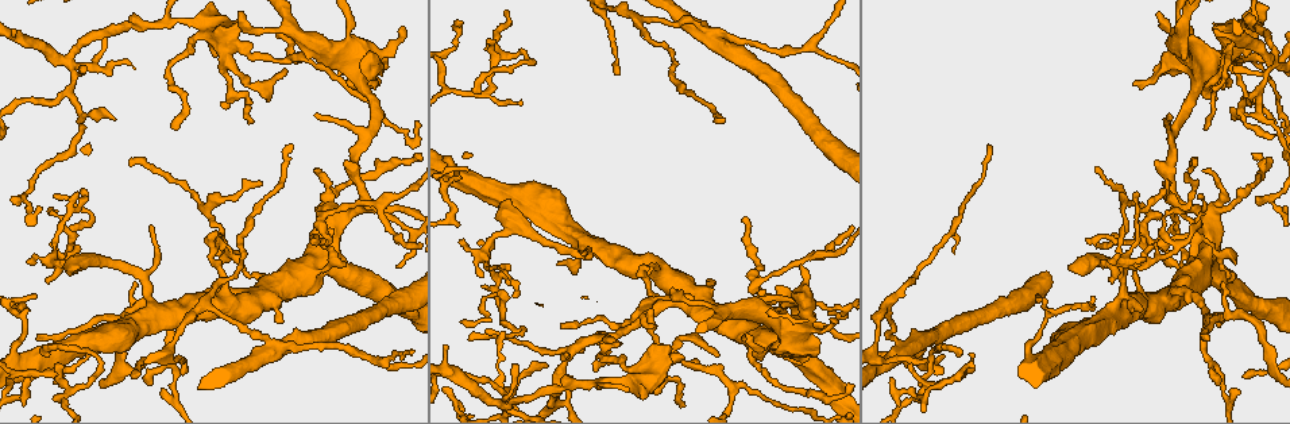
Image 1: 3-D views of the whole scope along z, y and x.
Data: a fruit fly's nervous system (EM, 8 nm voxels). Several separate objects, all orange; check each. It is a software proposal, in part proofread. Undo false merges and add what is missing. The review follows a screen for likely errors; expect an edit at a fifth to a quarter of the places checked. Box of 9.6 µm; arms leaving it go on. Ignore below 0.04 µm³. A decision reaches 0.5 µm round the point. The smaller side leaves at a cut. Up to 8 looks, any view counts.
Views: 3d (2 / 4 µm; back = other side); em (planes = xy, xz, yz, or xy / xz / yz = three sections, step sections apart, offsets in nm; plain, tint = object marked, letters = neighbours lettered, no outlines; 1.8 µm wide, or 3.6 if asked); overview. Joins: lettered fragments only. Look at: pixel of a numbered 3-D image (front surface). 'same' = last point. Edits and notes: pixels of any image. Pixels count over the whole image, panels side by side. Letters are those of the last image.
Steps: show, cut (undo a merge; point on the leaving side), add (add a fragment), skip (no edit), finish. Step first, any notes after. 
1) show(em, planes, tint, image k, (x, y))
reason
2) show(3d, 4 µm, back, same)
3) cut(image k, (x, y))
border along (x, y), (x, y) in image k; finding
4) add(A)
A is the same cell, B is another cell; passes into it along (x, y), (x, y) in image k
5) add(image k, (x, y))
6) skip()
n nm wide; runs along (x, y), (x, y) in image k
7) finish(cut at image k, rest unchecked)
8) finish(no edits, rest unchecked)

show(3d, 4 µm, image 1, (653, 327))
abrupt turn

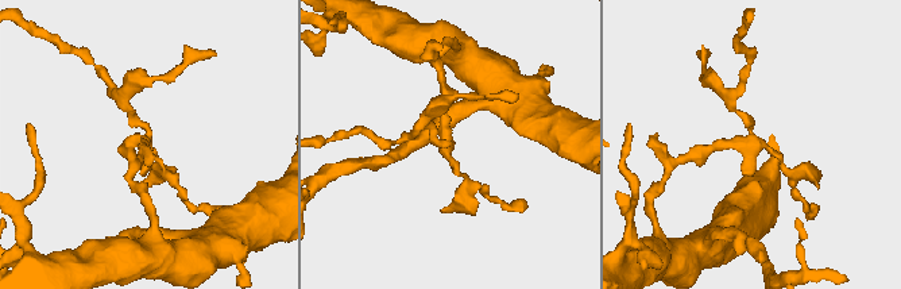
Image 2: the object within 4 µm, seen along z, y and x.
show(em, yz, step 16, tint, image 2, (750, 126))

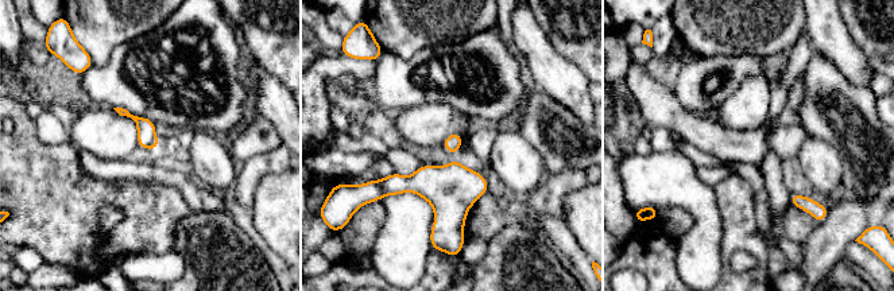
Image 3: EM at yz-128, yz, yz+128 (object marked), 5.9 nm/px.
show(em, planes, letters, same)
cut it another way

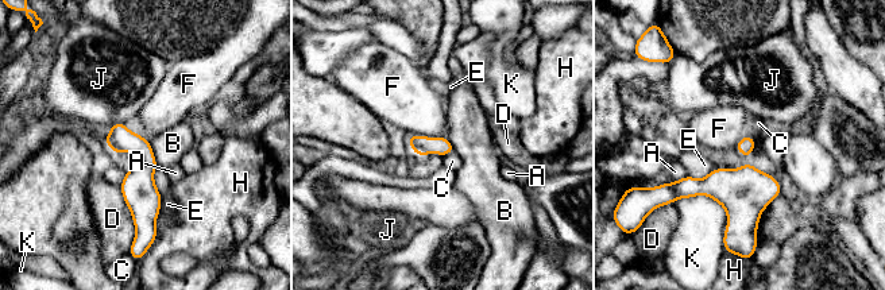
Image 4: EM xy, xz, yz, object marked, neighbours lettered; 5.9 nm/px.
skip()
K touches over 380 nm; A, B, C, D, E, F, H, J and K are other cells; runs along (118, 126), (147, 157), (147, 228) in image 4; all the same neuron

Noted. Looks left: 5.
show(3d, 2 µm, image 1, (684, 360))
thick turns thin

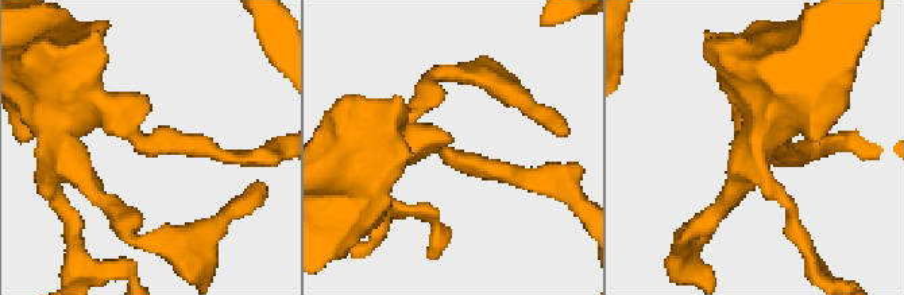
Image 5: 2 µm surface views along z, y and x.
show(em, planes, tint, image 5, (445, 156))
shape alone is not enough

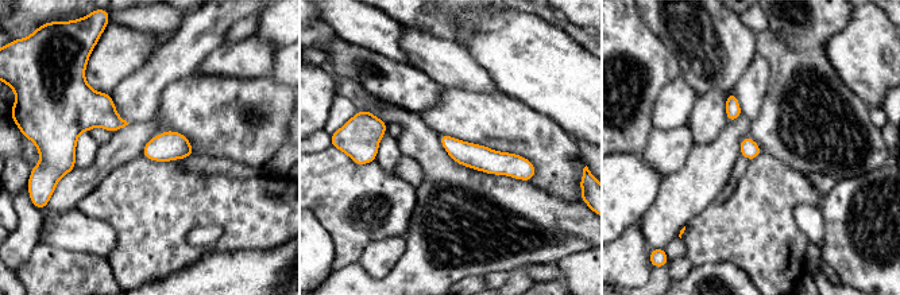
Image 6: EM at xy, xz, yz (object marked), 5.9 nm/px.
show(em, planes, letters, same)

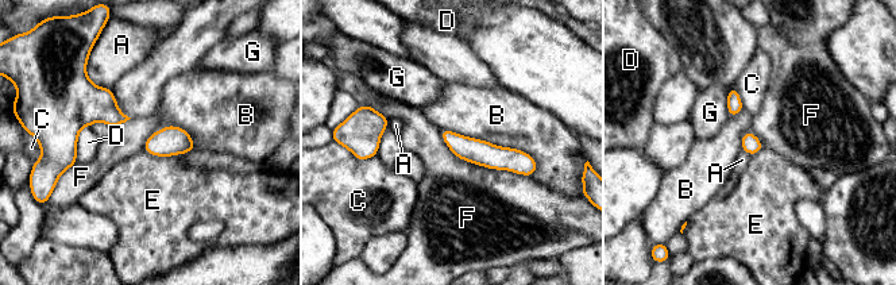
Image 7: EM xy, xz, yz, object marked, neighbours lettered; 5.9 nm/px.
skip()
A, B, C, D, E, F and G are other cells; runs along (444, 133), (463, 147), (530, 165) in image 7; continuous, no second neuron

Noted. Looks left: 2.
show(em, xz, step 8, tint, image 1, (114, 121))
branch stops here

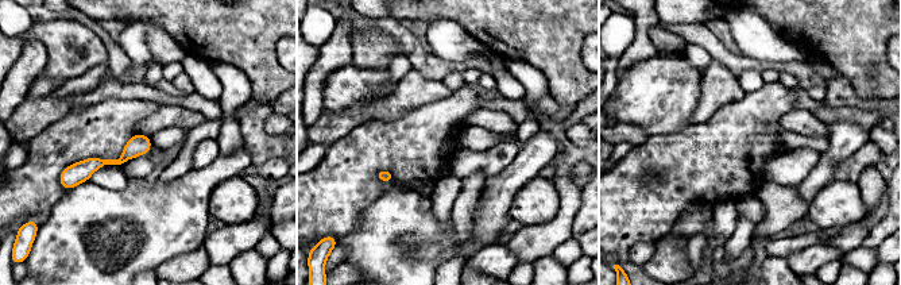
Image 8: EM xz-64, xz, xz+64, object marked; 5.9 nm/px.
show(em, yz, step 16, letters, same)
another direction

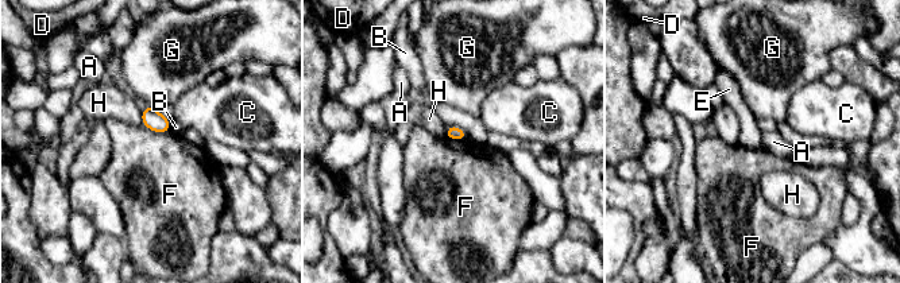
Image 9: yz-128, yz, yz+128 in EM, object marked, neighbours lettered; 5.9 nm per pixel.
skip()
A, B, C, D, E, F, G and H are other cells; border along (142, 123), (150, 130), (169, 132) in image 9; none of them fits

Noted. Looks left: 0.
finish(no edits, rest unchecked)

